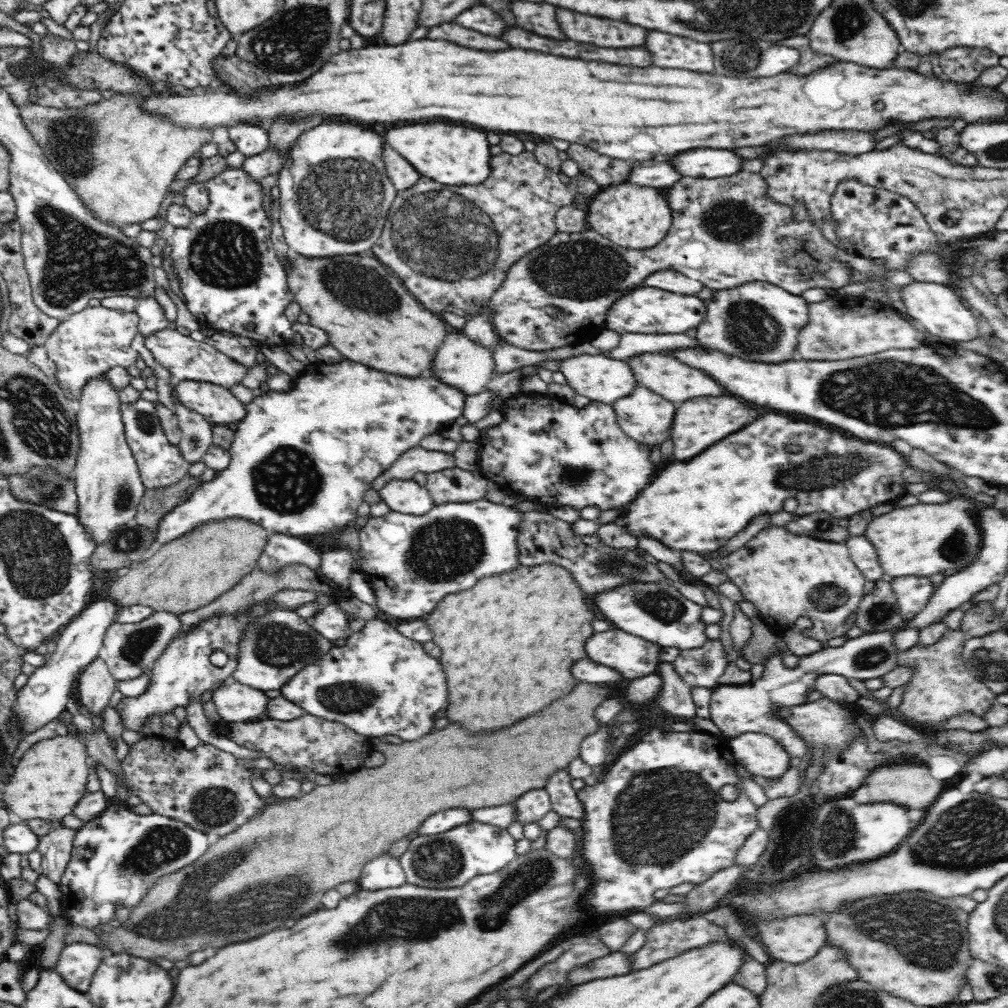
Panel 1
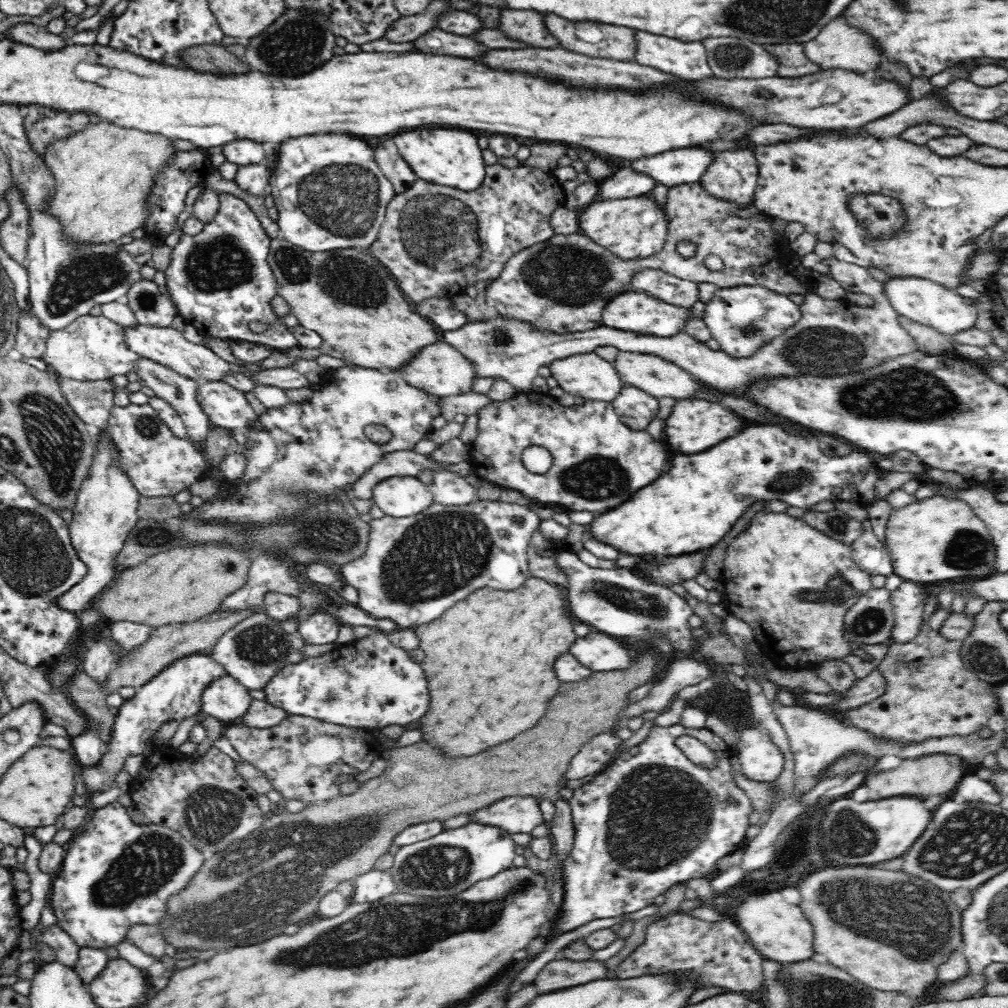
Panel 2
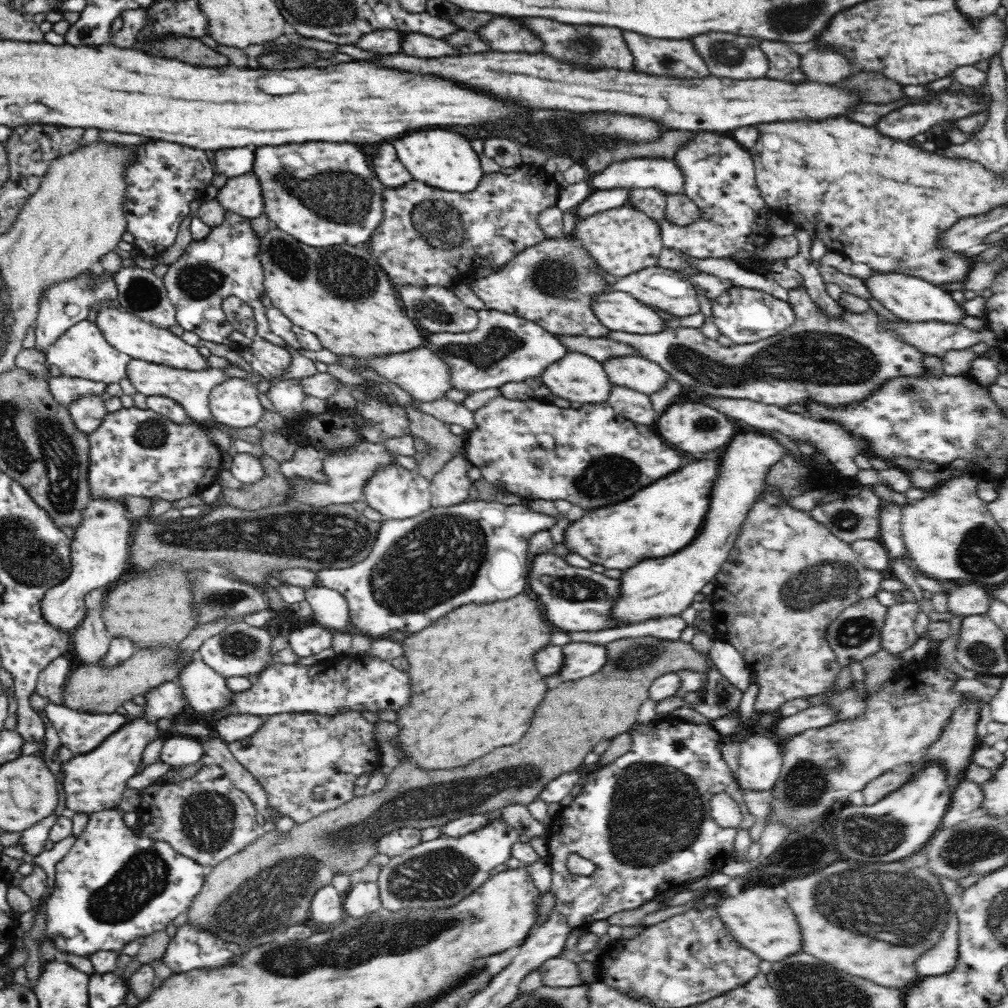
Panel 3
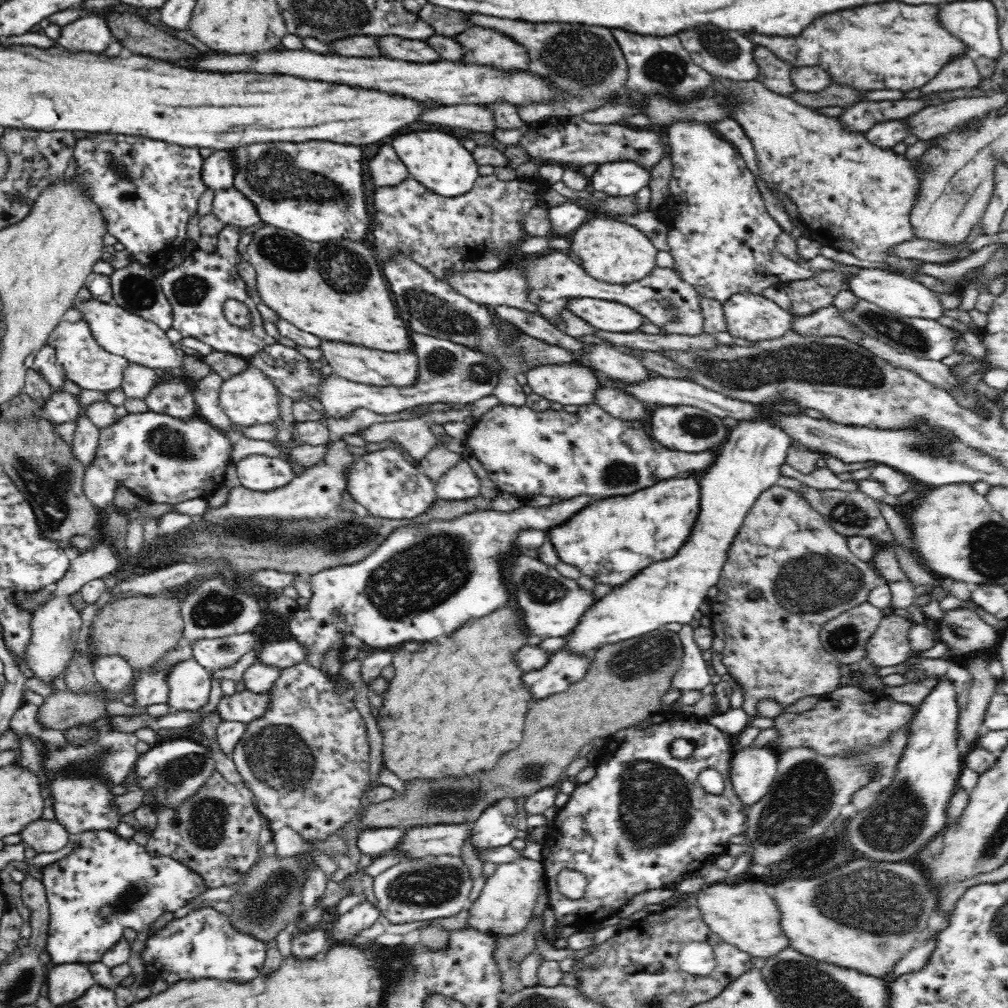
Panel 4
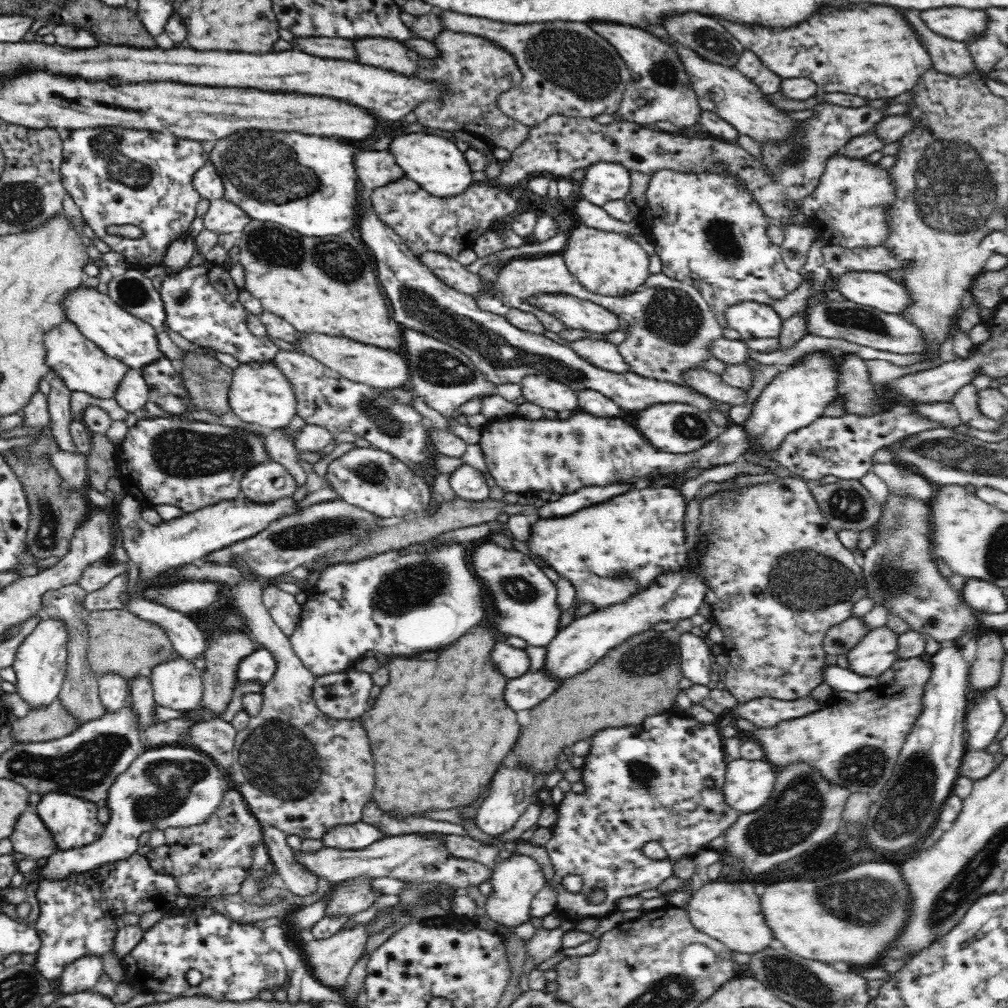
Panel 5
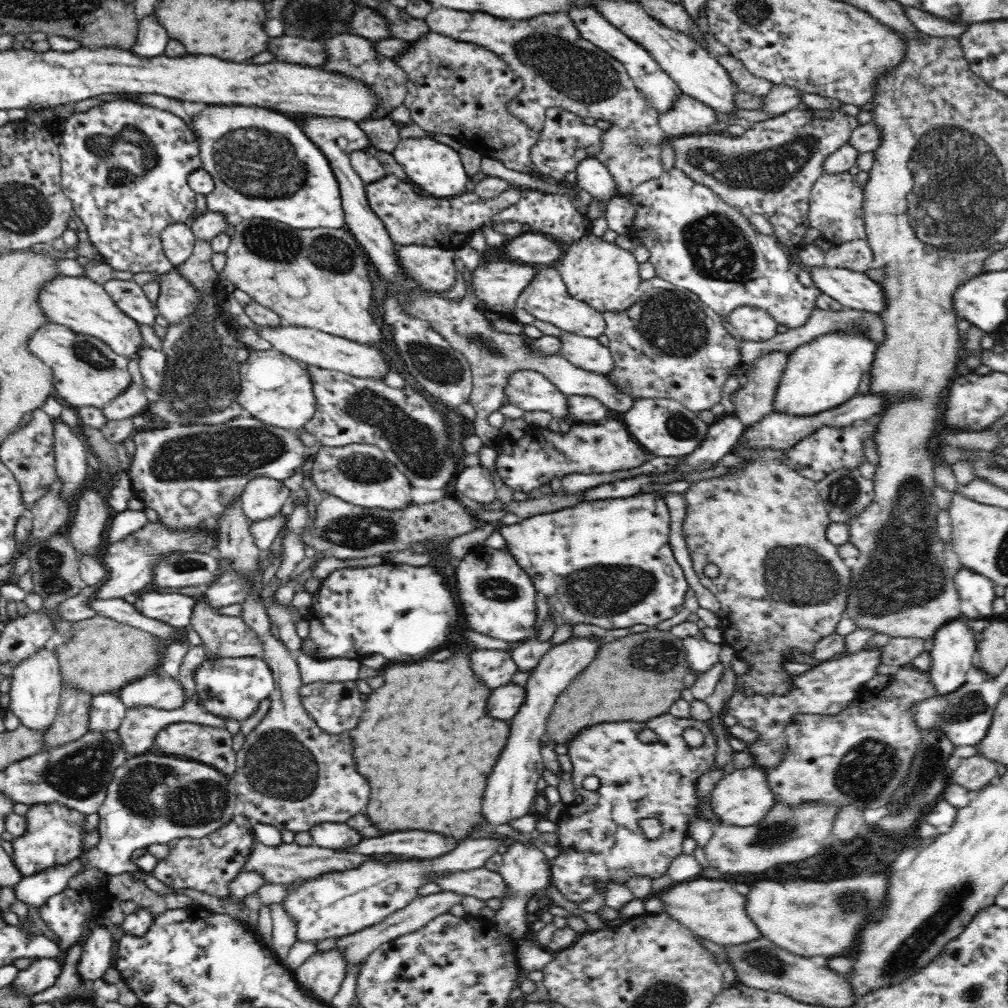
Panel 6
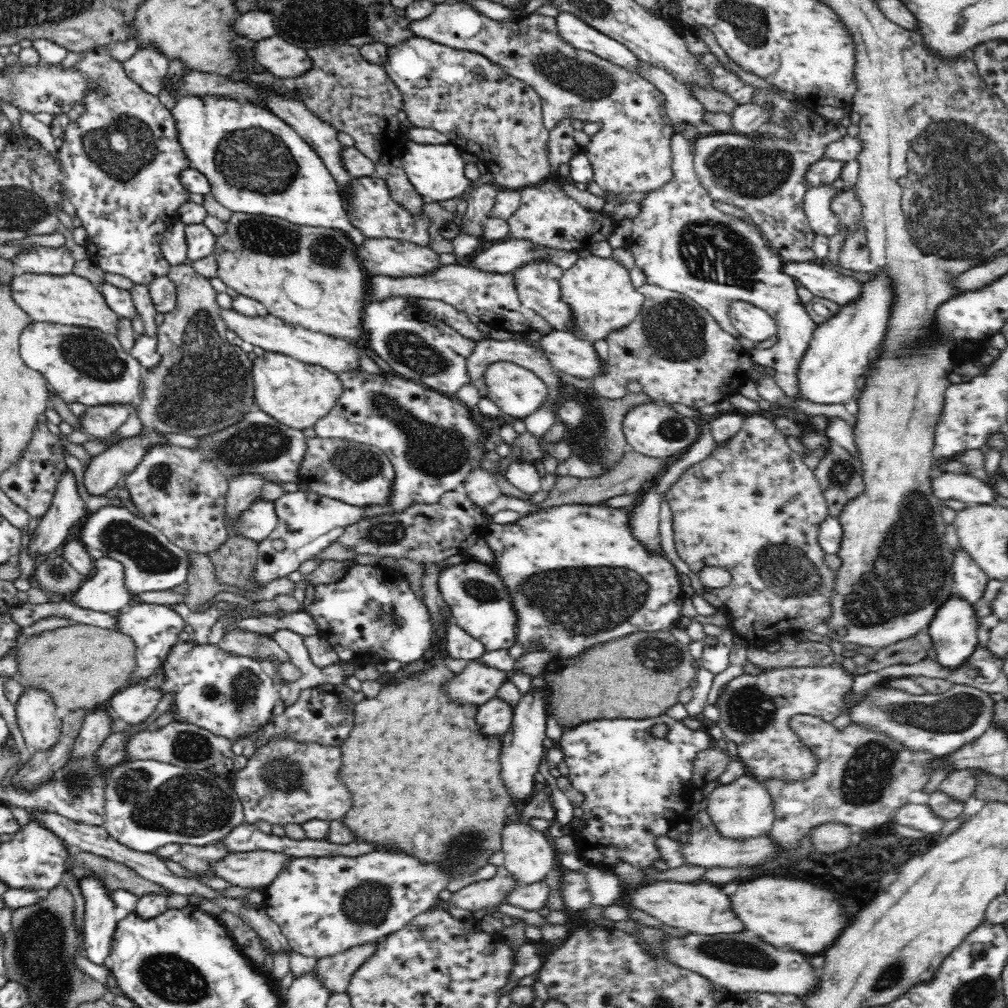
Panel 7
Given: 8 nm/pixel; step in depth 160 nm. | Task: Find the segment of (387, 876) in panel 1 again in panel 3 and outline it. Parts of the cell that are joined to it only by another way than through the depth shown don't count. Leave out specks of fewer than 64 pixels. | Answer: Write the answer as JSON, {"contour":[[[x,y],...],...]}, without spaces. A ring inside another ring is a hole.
{"contour":[[[356,882],[344,900],[348,916],[364,916],[383,907],[377,882]]]}

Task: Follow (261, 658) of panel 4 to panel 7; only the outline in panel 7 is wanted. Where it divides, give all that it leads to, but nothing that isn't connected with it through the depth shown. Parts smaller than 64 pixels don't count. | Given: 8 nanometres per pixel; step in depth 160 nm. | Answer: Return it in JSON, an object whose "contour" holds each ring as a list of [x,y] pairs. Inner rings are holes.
{"contour":[[[184,637],[168,650],[160,669],[163,671],[163,677],[159,678],[154,674],[147,684],[156,686],[163,695],[169,694],[173,697],[170,709],[166,711],[173,713],[173,721],[208,729],[216,733],[216,736],[227,737],[232,744],[247,743],[250,736],[262,731],[272,720],[274,704],[280,701],[279,685],[264,672],[260,661],[249,656],[236,656],[218,645],[198,644]]]}

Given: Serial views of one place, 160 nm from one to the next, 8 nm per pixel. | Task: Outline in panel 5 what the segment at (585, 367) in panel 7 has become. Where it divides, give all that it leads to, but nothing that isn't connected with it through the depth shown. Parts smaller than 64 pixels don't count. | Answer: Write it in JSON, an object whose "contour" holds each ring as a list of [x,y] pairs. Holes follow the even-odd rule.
{"contour":[[[582,340],[571,341],[569,344],[572,350],[576,351],[581,358],[588,360],[589,364],[602,368],[604,371],[625,374],[632,372],[628,361],[622,357],[619,348],[602,340]]]}

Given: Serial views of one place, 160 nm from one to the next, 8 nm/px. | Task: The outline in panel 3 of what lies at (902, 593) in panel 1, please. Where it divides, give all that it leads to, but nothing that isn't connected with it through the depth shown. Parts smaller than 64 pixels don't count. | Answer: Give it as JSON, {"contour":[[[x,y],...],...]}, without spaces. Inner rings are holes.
{"contour":[[[901,602],[889,606],[882,628],[882,645],[894,655],[914,645],[918,636],[915,633],[916,617],[921,612],[915,602]]]}

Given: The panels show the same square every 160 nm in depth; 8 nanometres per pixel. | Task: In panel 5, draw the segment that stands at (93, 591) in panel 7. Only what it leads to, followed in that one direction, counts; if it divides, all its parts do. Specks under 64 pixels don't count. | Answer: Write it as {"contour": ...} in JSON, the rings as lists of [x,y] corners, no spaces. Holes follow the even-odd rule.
{"contour":[[[129,495],[117,499],[117,502],[119,516],[116,522],[120,527],[124,550],[130,560],[138,566],[139,580],[148,582],[176,567],[195,563],[209,552],[251,537],[268,528],[275,520],[298,515],[303,511],[300,502],[296,502],[294,496],[280,498],[268,504],[261,504],[243,496],[222,500],[218,504],[199,508],[191,513],[186,512],[166,524],[152,525],[142,519],[138,509],[140,504]]]}

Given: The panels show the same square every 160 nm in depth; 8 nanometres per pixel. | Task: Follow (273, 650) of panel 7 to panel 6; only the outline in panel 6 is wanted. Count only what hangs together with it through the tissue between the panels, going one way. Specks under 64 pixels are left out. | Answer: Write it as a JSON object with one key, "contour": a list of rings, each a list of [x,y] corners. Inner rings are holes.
{"contour":[[[200,602],[194,606],[190,623],[204,643],[205,660],[263,656],[260,641],[241,617],[220,615]]]}

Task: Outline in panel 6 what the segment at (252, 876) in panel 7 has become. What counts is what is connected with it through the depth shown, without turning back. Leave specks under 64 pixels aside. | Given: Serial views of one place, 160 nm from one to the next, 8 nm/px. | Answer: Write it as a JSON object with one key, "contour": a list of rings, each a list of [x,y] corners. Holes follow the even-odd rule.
{"contour":[[[256,842],[253,848],[251,860],[245,865],[242,872],[246,870],[257,870],[265,877],[265,882],[274,885],[290,886],[294,882],[308,881],[311,879],[320,879],[324,874],[347,872],[357,870],[365,863],[371,860],[378,860],[382,865],[393,863],[426,863],[427,859],[412,858],[410,856],[401,856],[400,854],[359,854],[358,852],[342,852],[332,848],[322,848],[320,846],[304,847],[298,844],[282,844],[279,848],[266,847]]]}

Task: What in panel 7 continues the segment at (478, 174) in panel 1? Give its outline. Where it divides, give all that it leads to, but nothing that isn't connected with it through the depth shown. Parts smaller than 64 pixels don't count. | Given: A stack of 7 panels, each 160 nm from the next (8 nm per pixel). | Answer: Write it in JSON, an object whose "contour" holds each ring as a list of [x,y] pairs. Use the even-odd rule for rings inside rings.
{"contour":[[[408,140],[402,149],[401,163],[408,180],[418,194],[422,195],[426,200],[442,202],[459,197],[469,187],[475,189],[478,185],[492,180],[492,176],[488,172],[485,176],[481,176],[480,179],[471,181],[465,175],[465,166],[467,164],[462,160],[461,154],[462,151],[450,142],[446,144],[417,144]]]}

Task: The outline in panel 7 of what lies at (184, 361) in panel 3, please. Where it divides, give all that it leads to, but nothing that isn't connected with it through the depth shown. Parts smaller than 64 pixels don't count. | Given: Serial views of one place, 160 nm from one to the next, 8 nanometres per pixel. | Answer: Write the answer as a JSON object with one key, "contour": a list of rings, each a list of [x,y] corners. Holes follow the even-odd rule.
{"contour":[[[33,272],[18,273],[11,279],[15,303],[27,313],[31,322],[98,328],[108,335],[116,335],[118,315],[108,307],[99,288],[96,288],[90,280],[74,273],[58,275]]]}

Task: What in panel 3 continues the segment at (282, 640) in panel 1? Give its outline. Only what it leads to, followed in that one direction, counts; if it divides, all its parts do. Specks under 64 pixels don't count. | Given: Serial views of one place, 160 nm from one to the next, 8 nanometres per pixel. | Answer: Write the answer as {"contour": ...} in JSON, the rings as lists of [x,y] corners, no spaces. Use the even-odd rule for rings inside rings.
{"contour":[[[240,620],[229,624],[224,632],[212,637],[198,650],[198,658],[226,678],[234,678],[234,676],[248,678],[252,674],[251,678],[256,679],[264,668],[268,668],[276,660],[276,654],[272,650],[274,636],[266,628],[255,627]]]}

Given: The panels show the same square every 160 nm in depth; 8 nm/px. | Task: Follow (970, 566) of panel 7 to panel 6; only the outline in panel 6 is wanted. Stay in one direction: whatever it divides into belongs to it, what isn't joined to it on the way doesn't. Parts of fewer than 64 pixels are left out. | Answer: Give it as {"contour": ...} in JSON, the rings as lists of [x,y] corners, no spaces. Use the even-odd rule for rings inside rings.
{"contour":[[[961,567],[955,574],[954,582],[960,600],[970,603],[982,617],[991,618],[994,614],[994,602],[998,598],[994,592],[994,584],[984,576],[968,572],[967,568]]]}

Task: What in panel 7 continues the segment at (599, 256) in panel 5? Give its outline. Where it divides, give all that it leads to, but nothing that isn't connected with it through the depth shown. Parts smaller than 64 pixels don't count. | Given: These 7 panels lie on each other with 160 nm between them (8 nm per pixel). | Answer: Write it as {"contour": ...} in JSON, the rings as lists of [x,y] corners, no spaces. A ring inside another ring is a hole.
{"contour":[[[588,256],[588,258],[579,258],[576,263],[563,272],[562,278],[559,280],[560,296],[567,305],[570,305],[572,311],[571,320],[574,321],[571,325],[571,333],[575,337],[583,338],[584,340],[593,342],[599,340],[607,340],[609,333],[613,330],[623,329],[625,325],[629,325],[640,312],[644,302],[644,295],[640,289],[635,289],[628,275],[628,270],[618,264],[612,258],[596,258],[596,256]]]}

